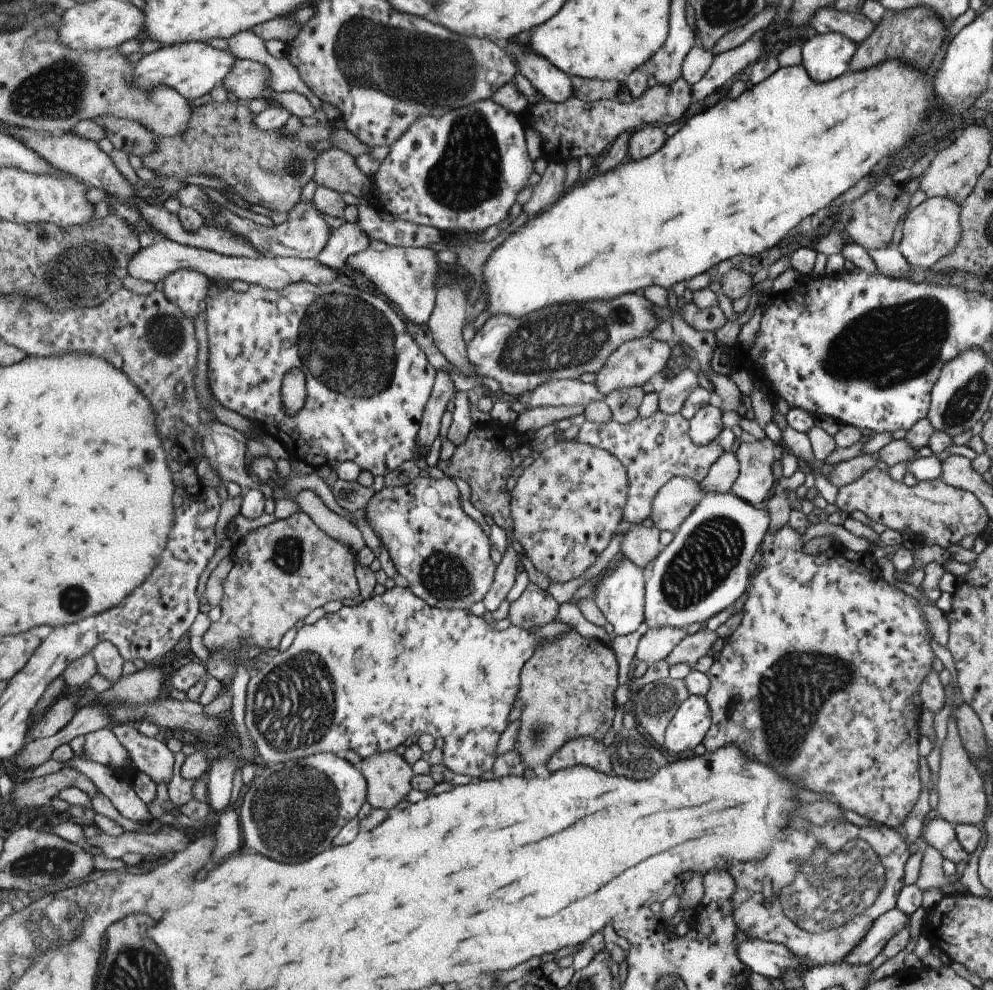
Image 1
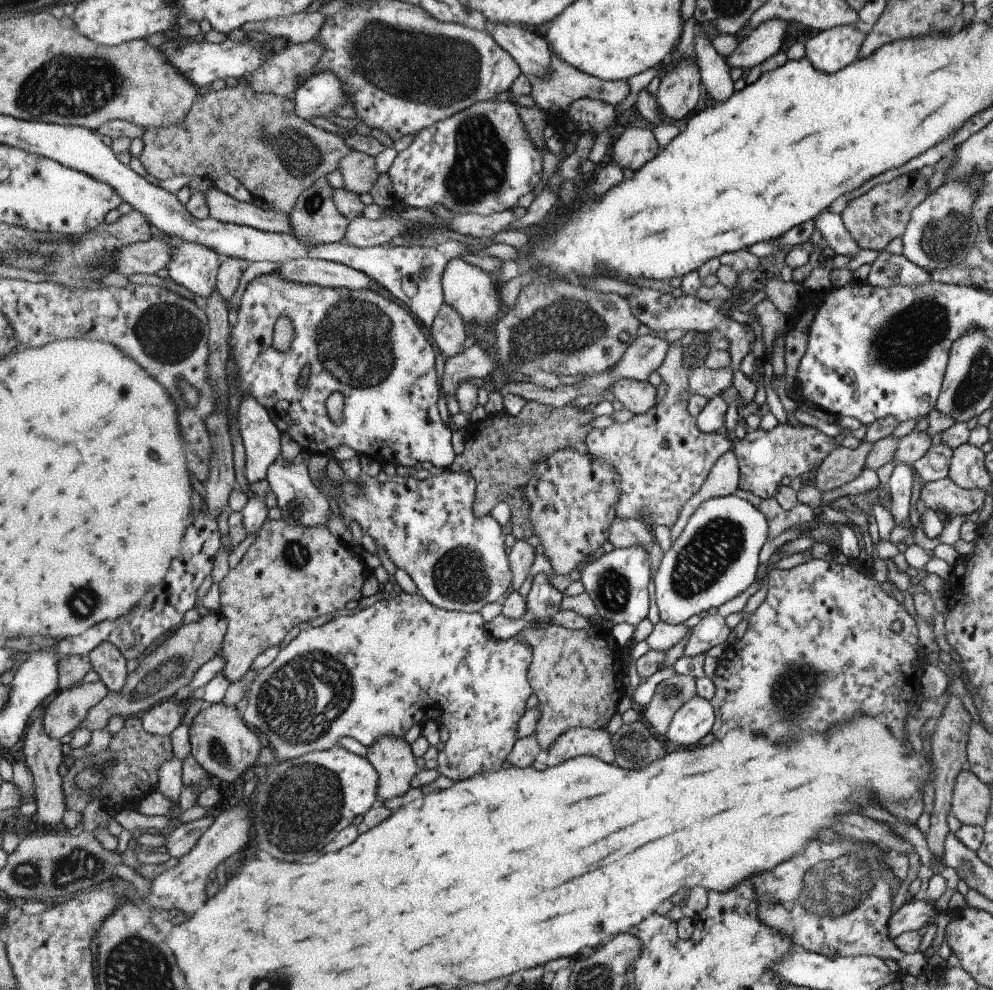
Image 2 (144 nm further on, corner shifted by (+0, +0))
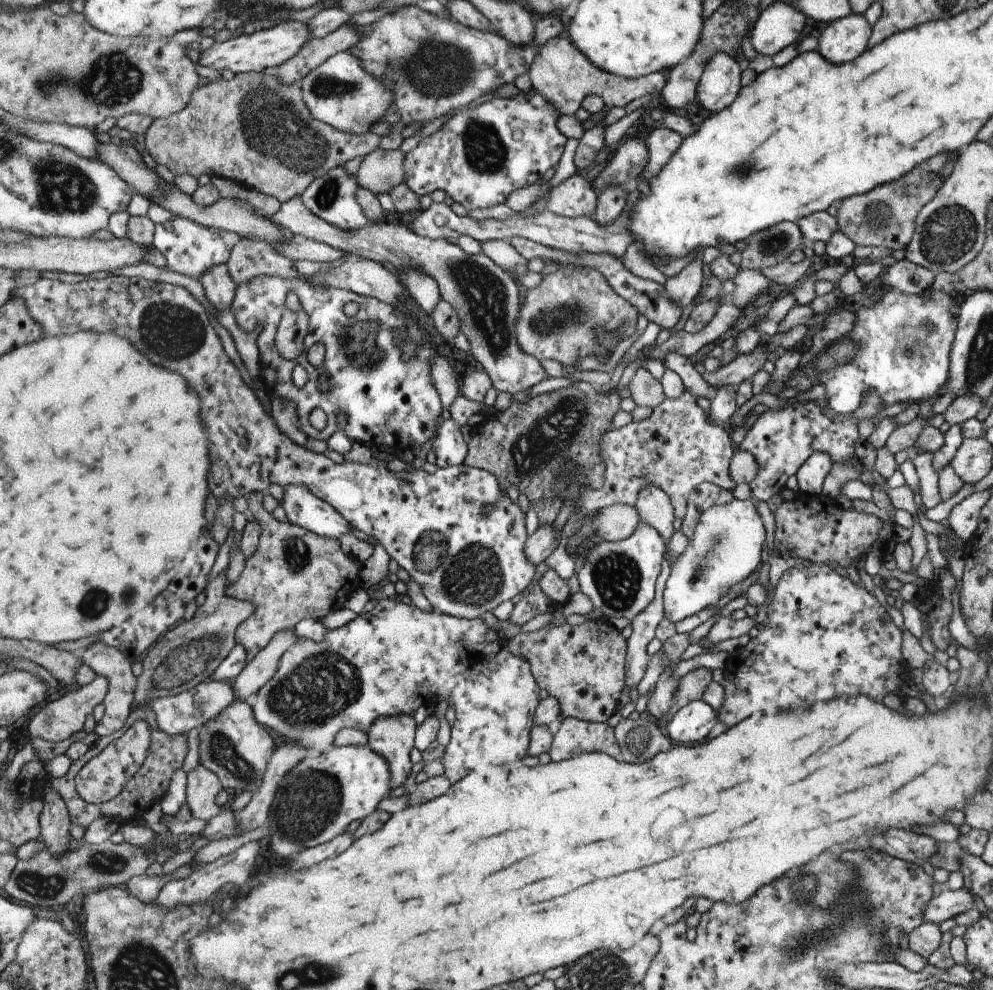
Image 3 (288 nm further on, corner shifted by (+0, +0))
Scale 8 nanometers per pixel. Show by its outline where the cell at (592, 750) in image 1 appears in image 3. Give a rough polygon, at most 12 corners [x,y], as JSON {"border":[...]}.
{"border":[[565,718],[555,726],[553,762],[601,752],[621,760],[613,728]]}

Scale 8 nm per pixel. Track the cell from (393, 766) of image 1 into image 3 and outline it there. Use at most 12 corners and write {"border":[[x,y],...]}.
{"border":[[379,718],[371,748],[391,764],[391,790],[411,778],[417,720]]}

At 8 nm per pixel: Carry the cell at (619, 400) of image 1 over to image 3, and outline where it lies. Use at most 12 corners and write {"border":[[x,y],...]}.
{"border":[[637,368],[625,388],[637,408],[657,408],[665,400],[659,380]]}

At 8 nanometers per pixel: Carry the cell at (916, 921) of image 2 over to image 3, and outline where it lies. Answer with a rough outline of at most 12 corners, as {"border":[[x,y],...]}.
{"border":[[965,888],[933,896],[923,924],[941,924],[975,908]]}

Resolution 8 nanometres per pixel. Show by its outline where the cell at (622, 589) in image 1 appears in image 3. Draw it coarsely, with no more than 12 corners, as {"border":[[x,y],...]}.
{"border":[[639,522],[591,544],[579,592],[603,618],[631,620],[655,598],[665,546]]}

